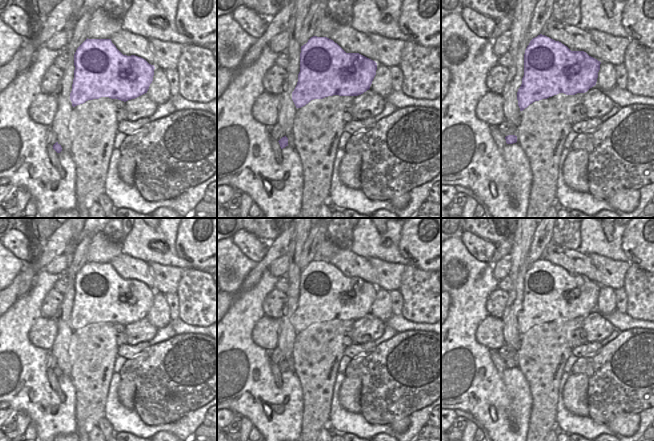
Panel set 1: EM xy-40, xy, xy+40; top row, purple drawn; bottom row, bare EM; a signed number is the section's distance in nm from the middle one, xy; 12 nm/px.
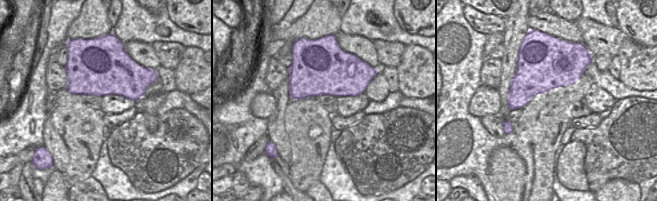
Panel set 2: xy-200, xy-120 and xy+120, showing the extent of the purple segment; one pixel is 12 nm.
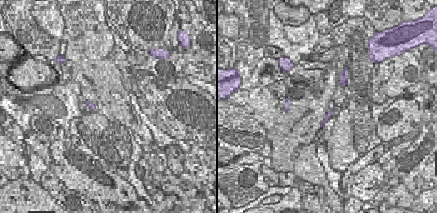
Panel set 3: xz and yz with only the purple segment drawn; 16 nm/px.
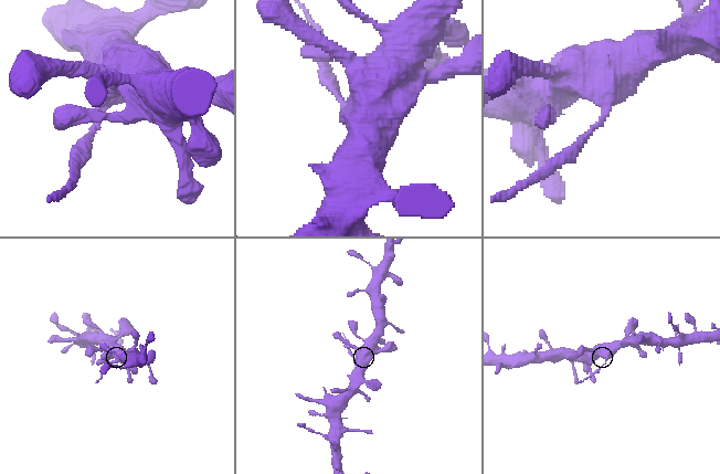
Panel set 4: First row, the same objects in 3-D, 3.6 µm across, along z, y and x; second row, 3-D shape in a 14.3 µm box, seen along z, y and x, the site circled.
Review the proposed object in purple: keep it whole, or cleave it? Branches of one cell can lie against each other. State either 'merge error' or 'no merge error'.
merge error

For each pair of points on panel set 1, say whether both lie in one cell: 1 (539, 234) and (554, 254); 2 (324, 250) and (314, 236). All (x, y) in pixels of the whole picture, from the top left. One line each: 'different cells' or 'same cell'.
1: different cells
2: different cells

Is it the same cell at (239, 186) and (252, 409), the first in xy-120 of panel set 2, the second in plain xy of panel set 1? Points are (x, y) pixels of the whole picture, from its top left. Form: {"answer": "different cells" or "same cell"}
{"answer": "different cells"}

